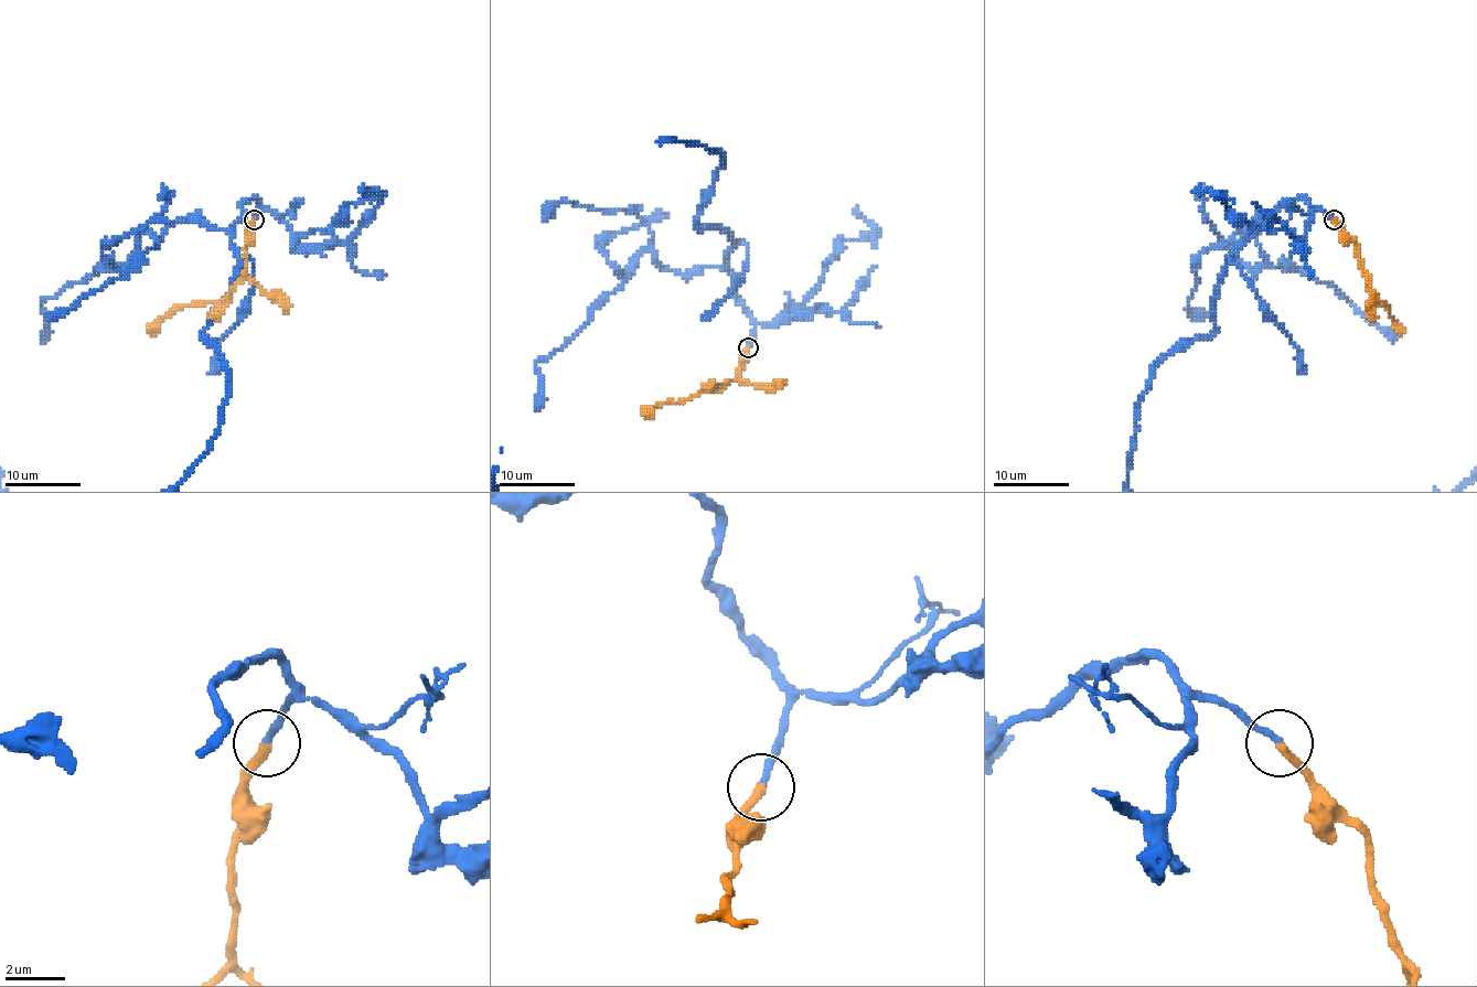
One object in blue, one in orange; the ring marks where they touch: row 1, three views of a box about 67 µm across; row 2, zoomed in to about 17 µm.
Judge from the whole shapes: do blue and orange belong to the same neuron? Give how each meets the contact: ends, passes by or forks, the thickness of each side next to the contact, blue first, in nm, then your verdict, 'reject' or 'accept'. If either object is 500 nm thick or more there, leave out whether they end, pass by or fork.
blue ends there; orange ends there; 240 nm thick on the blue side, 280 nm on the other; accept

